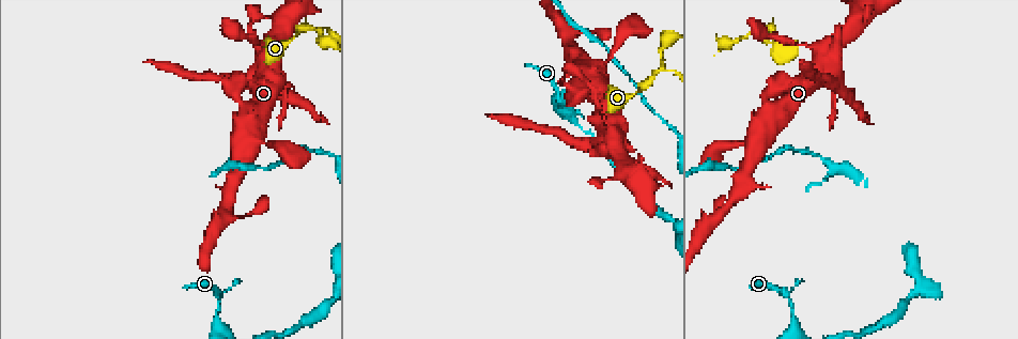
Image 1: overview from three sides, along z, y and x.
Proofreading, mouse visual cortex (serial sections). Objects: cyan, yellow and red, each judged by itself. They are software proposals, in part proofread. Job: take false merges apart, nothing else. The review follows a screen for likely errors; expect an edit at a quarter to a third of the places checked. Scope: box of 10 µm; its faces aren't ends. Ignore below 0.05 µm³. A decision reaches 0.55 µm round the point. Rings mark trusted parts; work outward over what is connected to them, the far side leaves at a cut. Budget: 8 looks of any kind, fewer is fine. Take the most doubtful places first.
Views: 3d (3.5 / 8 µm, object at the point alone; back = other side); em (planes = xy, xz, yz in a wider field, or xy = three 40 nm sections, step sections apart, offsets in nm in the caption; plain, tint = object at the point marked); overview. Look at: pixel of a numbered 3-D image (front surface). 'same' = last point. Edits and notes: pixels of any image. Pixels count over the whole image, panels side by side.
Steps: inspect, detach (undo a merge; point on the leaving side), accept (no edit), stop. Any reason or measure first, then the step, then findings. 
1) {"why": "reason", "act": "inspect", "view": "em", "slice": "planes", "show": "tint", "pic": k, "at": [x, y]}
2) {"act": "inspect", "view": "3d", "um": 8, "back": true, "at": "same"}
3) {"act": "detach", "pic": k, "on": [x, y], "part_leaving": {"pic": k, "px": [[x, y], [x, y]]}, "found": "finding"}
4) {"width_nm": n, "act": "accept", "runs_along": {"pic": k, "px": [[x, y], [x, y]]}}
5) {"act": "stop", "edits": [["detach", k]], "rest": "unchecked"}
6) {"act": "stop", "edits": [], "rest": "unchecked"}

{"act": "inspect", "view": "3d", "um": 3.5, "pic": 1, "at": [320, 29]}

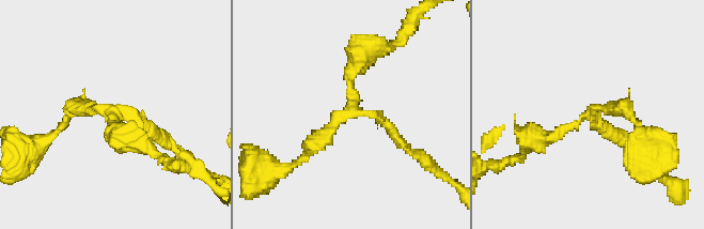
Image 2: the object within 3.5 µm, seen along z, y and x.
{"arms": 3, "arm_widths_nm": [200, 200, 200], "why": "shape alone is not enough", "act": "inspect", "view": "em", "slice": "xy", "step": 5, "show": "tint", "pic": 2, "at": [114, 113]}

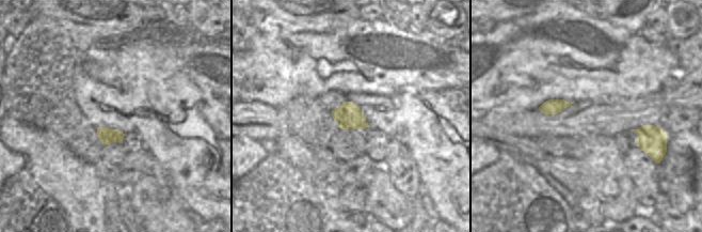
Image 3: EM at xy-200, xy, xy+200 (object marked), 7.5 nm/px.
{"act": "detach", "pic": 2, "on": [535, 140], "part_leaving": {"pic": 2, "px": [[569, 127], [528, 137], [520, 156]]}, "found": "two cells meet here"}

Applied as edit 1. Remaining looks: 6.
{"why": "see it whole again", "act": "inspect", "view": "overview"}

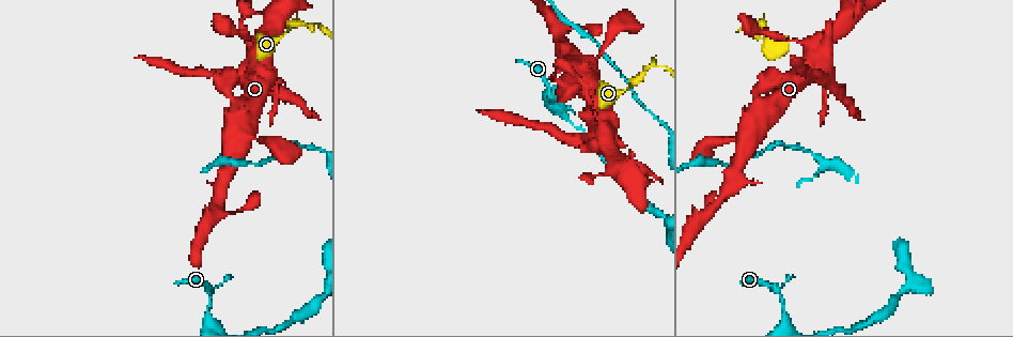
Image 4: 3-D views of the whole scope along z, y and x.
{"why": "three arms meet", "act": "inspect", "view": "3d", "um": 3.5, "pic": 4, "at": [590, 63]}

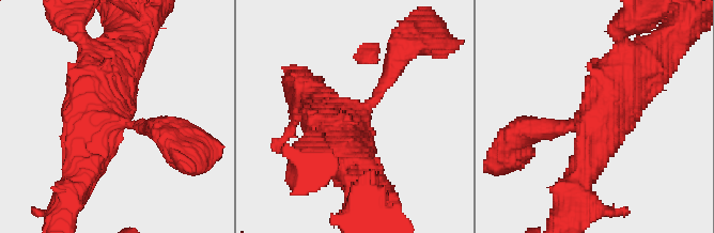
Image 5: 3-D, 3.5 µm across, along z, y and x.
{"arms": 3, "arm_widths_nm": [200, 450, 600], "why": "need the tissue", "act": "inspect", "view": "em", "slice": "xy", "step": 5, "show": "tint", "pic": 5, "at": [354, 117]}

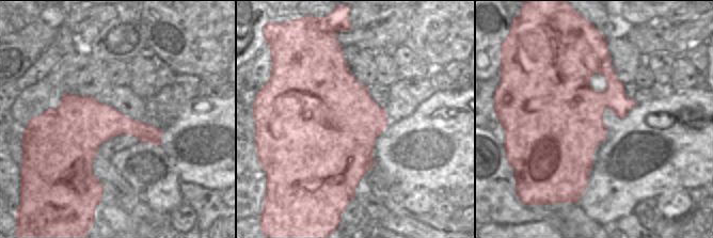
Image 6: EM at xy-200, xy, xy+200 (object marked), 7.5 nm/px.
{"width_nm": 800, "act": "accept", "runs_along": {"pic": 5, "px": [[638, 70], [605, 98], [577, 187]]}, "found": "all the same cell"}

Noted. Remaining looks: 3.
{"act": "stop", "edits": [["detach", 2]], "rest": "unchecked"}

